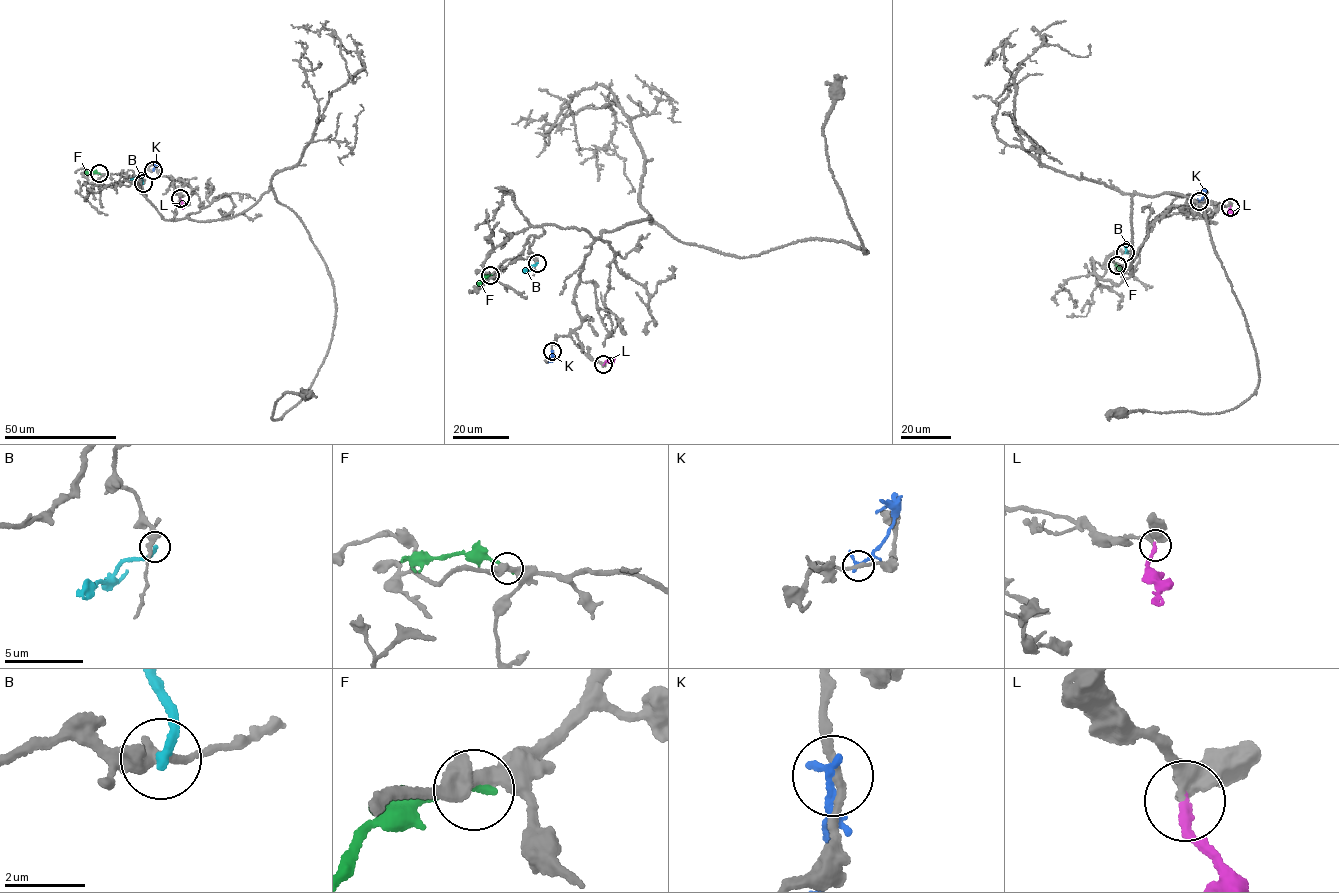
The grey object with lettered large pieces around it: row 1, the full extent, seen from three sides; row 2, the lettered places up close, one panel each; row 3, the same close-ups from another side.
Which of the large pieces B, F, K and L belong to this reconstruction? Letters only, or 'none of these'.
L

